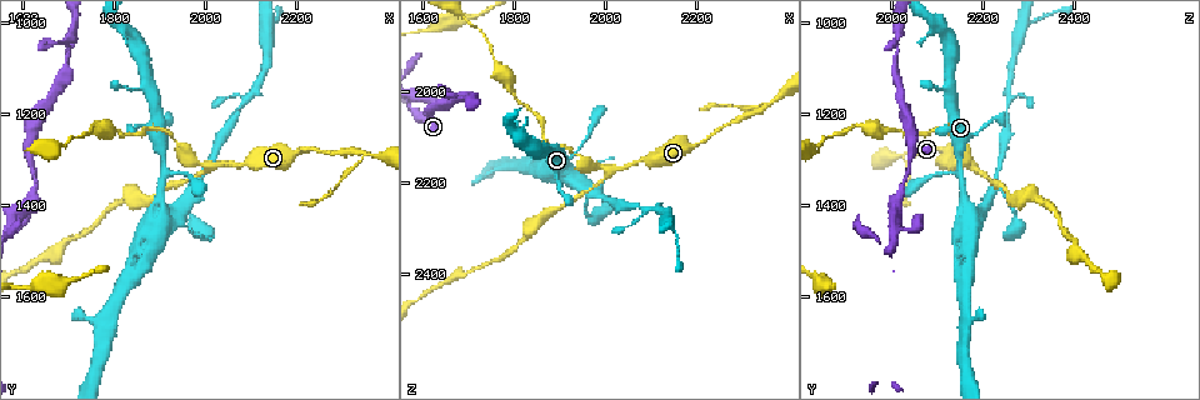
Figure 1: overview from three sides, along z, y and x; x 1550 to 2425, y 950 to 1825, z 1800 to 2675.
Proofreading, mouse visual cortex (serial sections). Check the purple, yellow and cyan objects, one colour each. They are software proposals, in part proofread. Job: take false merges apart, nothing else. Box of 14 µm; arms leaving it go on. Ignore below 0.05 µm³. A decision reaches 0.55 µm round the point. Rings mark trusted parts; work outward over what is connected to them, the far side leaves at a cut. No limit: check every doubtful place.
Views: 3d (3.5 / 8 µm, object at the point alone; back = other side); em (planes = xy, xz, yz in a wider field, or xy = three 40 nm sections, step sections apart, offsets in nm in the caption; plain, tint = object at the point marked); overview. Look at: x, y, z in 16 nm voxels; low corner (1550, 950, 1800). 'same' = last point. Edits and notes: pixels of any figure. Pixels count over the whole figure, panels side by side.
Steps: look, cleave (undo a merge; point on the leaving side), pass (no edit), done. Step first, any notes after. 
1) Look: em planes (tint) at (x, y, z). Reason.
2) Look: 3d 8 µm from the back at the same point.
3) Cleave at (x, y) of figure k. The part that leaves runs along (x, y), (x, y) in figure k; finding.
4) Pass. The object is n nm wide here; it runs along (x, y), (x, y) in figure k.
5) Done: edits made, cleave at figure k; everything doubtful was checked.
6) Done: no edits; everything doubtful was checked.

Look: 3d 3.5 µm at (2010, 1320, 2170). Thin neck.

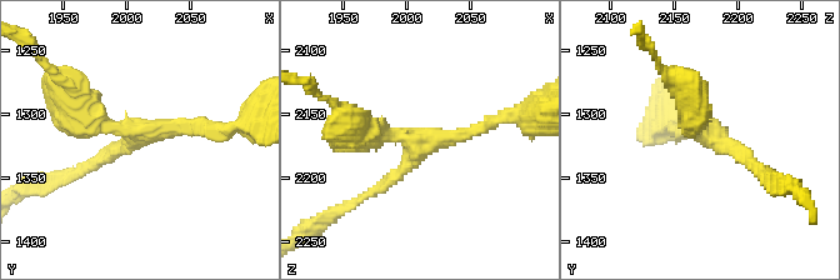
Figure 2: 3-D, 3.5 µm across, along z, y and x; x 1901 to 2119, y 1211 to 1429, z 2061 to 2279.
Look: em xy step 2 (tint) at (2010, 1314, 2178). 3 arms meet here; the arms are 150, 200, 350 nm wide.

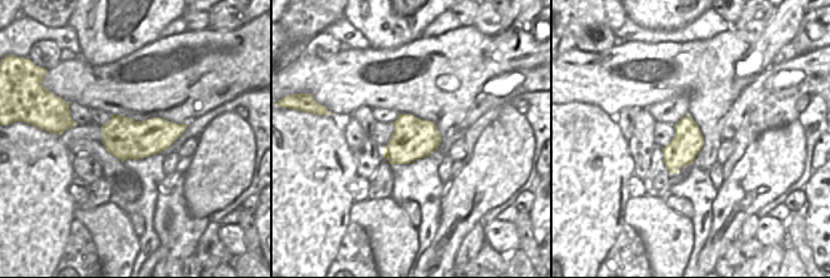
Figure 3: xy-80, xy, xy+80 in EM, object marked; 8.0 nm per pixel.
Pass. It runs along (216, 133), (121, 129), (71, 94) in figure 2; continuous, no second cell.

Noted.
Look: 3d 8 µm at (1905, 1320, 2155). Branch point.

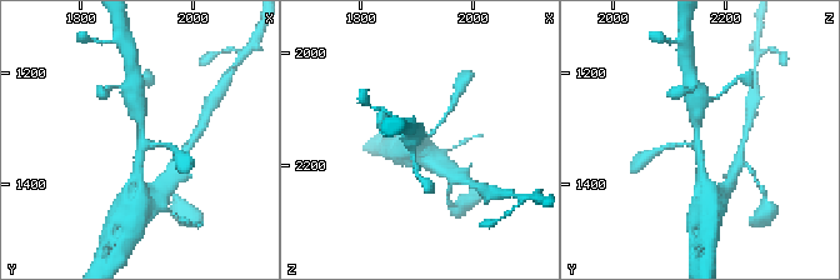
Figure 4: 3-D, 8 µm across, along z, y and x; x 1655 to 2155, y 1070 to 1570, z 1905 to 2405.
Look: em xy step 2 (tint) at (1915, 1320, 2155). 3 arms meet here; the arms are 150, 250, 350 nm wide.

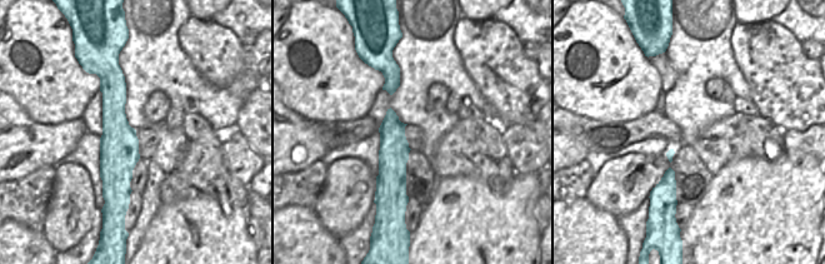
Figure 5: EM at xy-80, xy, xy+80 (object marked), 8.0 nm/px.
Pass. It runs along (135, 105), (141, 135), (140, 176) in figure 4; continuous, no second cell.

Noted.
Look: 3d 3.5 µm at (2350, 1290, 2035). Sharp bend.

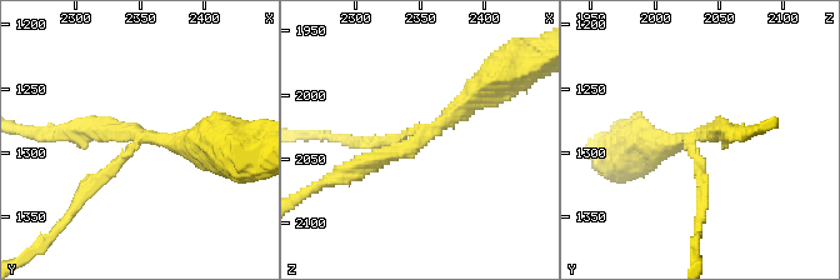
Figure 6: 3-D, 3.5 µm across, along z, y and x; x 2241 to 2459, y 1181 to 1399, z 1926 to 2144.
Look: em planes (tint) at (2348, 1288, 2034). 3 arms meet here; the arms are 150, 250, 300 nm wide; need the tissue.

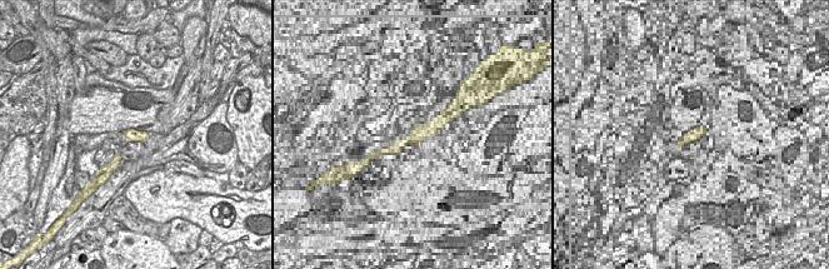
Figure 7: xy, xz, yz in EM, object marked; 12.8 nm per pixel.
Look: em xy step 5 (tint) at the same point. Another direction.

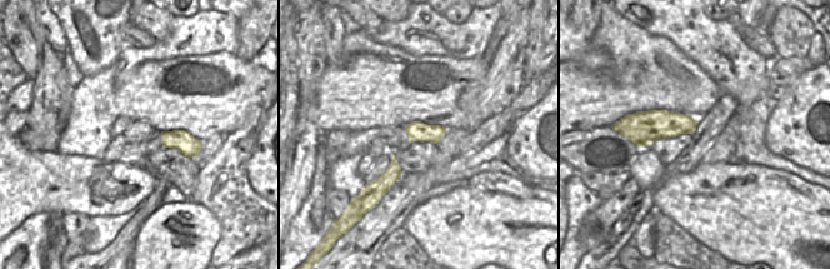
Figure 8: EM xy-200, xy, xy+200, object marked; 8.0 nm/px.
Pass. It runs along (346, 173), (404, 150), (488, 86) in figure 6; continuous, no second cell.

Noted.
Look: 3d 3.5 µm from the back at (1705, 1050, 2020). A fork.

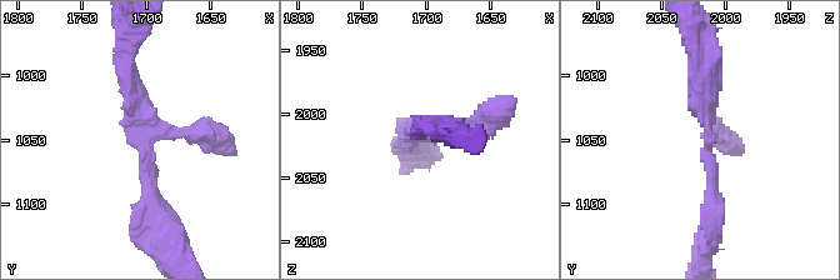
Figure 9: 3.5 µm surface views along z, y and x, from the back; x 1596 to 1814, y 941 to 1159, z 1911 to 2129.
Look: em xy step 5 (tint) at (1700, 1046, 2012). Shape alone is not enough.

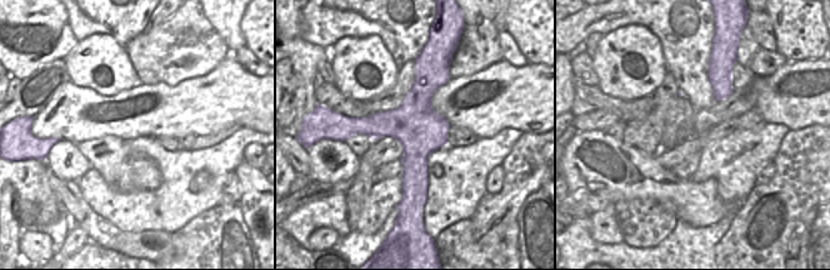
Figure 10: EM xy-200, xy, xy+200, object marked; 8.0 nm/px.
Pass. It runs along (425, 65), (414, 185), (405, 195) in figure 10; one cell here.

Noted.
Done: no edits; everything doubtful was checked.

